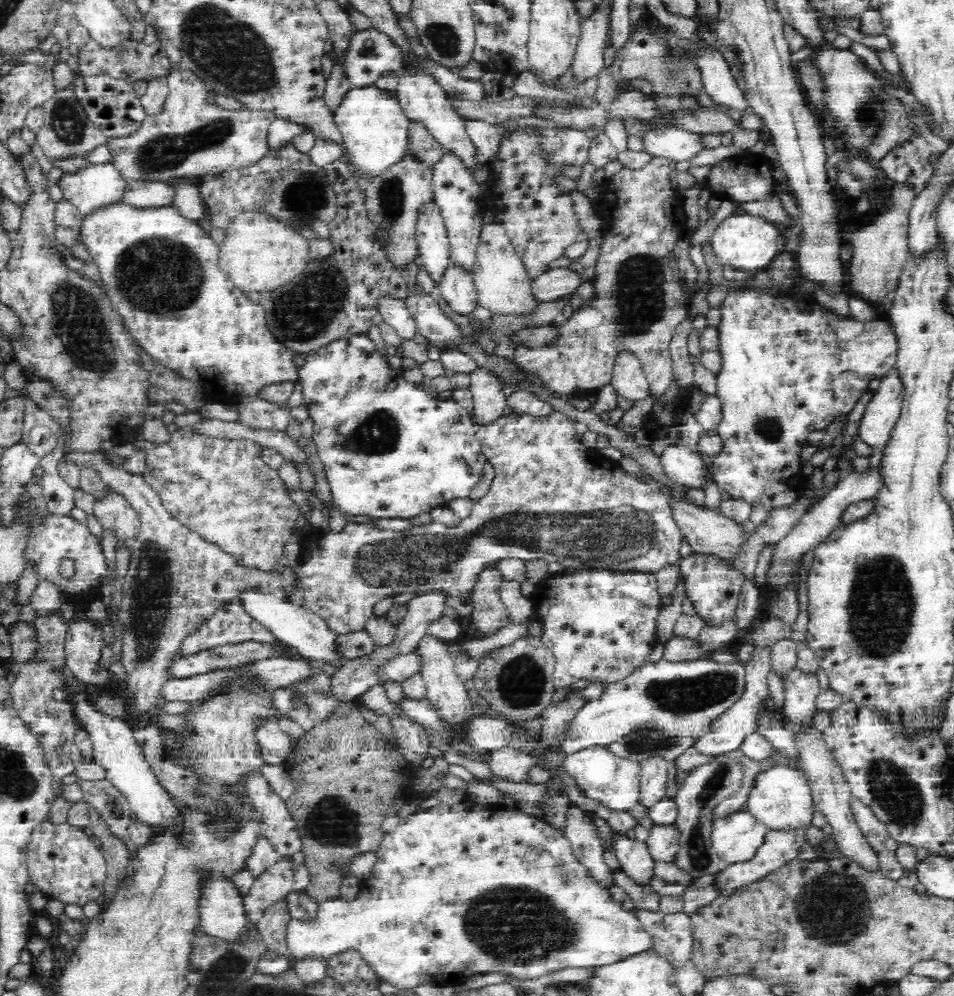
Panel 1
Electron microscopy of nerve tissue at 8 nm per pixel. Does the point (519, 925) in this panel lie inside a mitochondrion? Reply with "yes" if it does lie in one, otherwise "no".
yes

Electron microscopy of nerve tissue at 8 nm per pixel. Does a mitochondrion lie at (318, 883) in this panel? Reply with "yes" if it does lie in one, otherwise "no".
no

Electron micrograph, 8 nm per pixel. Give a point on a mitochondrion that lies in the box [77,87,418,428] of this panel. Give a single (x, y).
(157, 276)

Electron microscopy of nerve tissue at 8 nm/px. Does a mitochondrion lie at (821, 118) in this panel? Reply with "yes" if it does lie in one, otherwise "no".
no

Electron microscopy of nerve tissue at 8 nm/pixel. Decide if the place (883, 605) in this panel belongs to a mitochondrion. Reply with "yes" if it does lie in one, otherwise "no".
yes

